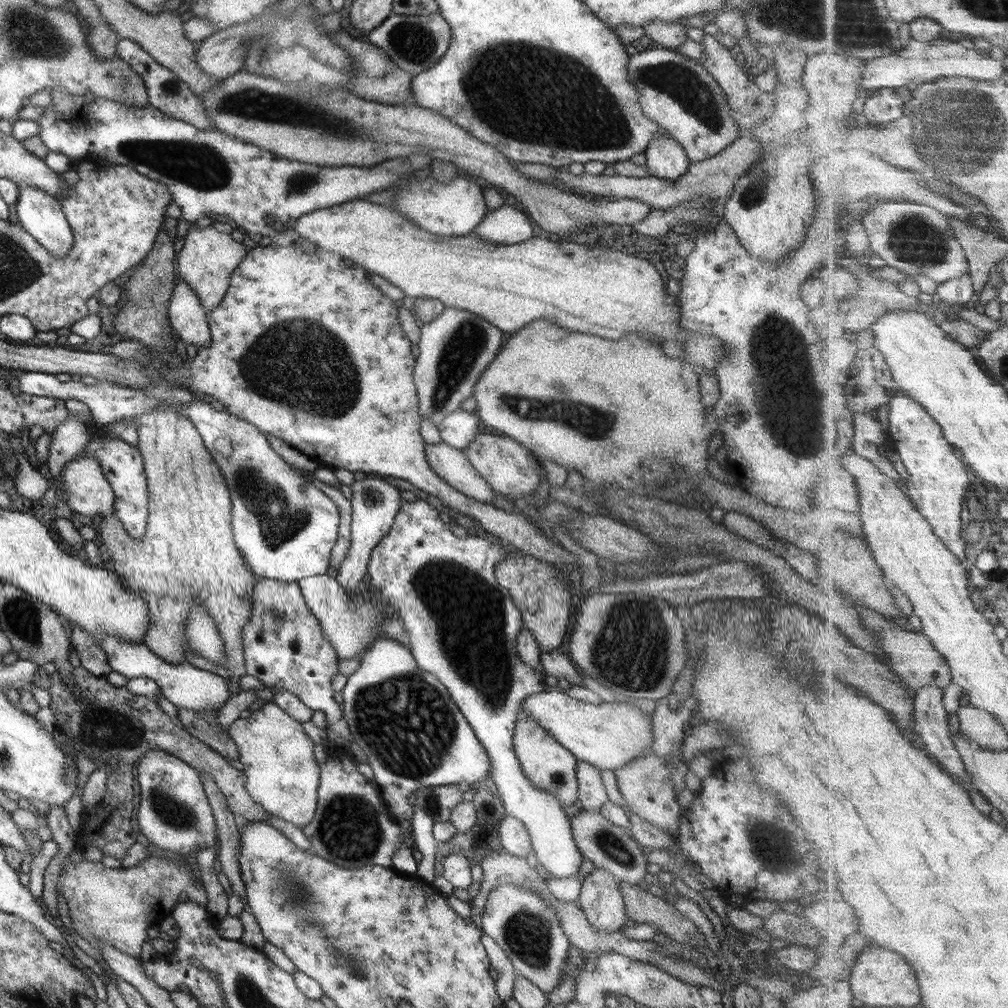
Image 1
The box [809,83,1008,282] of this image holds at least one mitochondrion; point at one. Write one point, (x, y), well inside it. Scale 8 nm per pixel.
(914, 240)

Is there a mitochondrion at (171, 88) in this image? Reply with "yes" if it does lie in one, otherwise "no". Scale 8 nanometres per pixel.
yes

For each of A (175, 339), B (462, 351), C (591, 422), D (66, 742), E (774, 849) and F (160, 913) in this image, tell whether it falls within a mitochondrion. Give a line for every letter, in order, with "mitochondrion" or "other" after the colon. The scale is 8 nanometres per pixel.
A: other
B: mitochondrion
C: mitochondrion
D: other
E: mitochondrion
F: other

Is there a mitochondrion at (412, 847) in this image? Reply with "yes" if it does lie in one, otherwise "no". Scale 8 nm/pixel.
no

